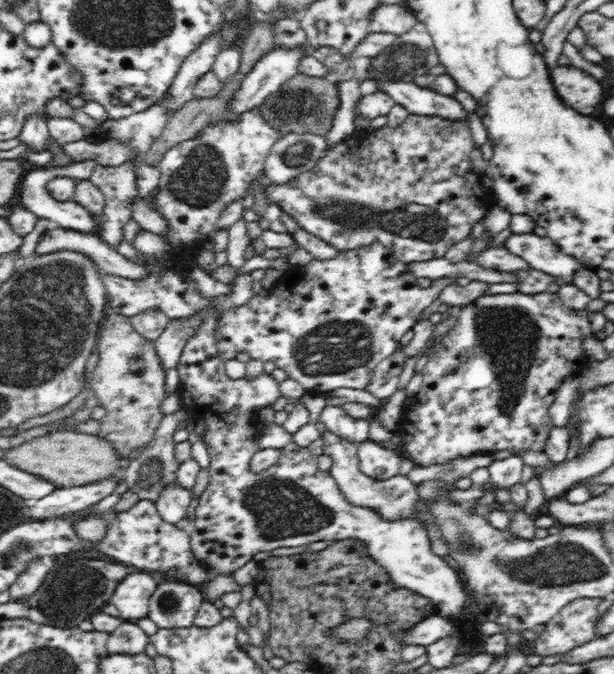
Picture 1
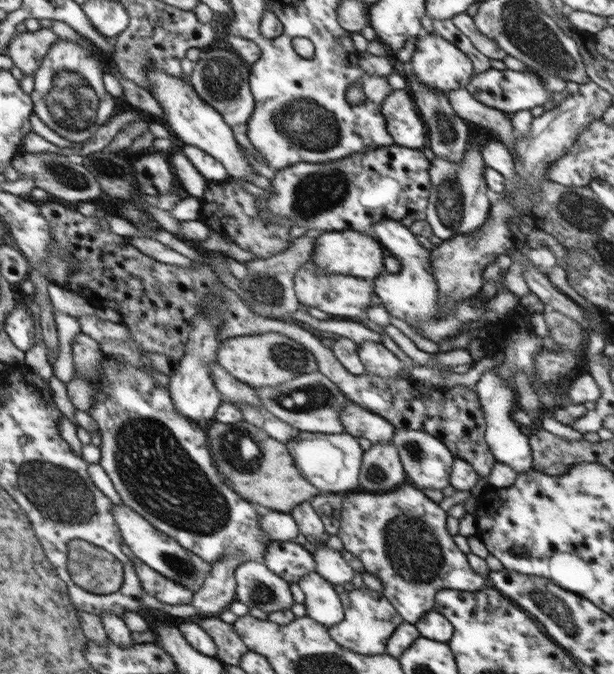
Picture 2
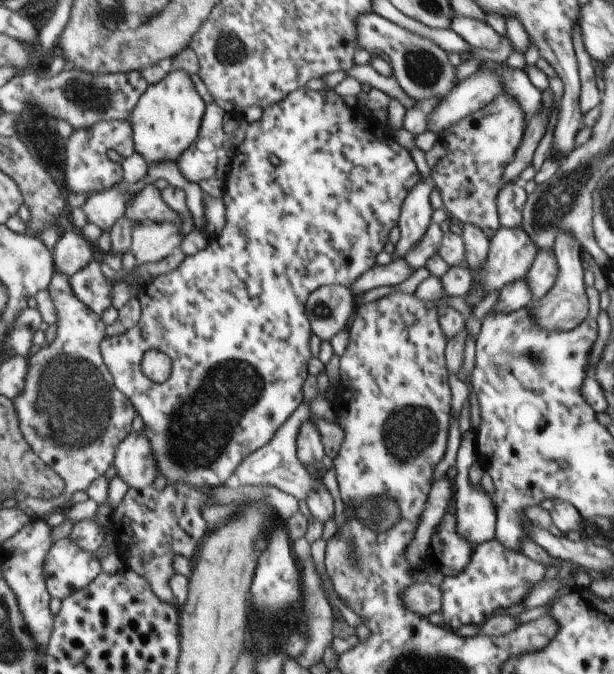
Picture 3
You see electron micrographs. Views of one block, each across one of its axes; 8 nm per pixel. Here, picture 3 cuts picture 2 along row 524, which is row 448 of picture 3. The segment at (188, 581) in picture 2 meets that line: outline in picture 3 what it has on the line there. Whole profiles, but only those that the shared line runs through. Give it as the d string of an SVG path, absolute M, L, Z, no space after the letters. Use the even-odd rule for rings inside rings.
M144 431L134 432L119 445L116 452L114 464L116 476L120 477L130 489L151 487L156 474L159 473L148 442L150 440Z

